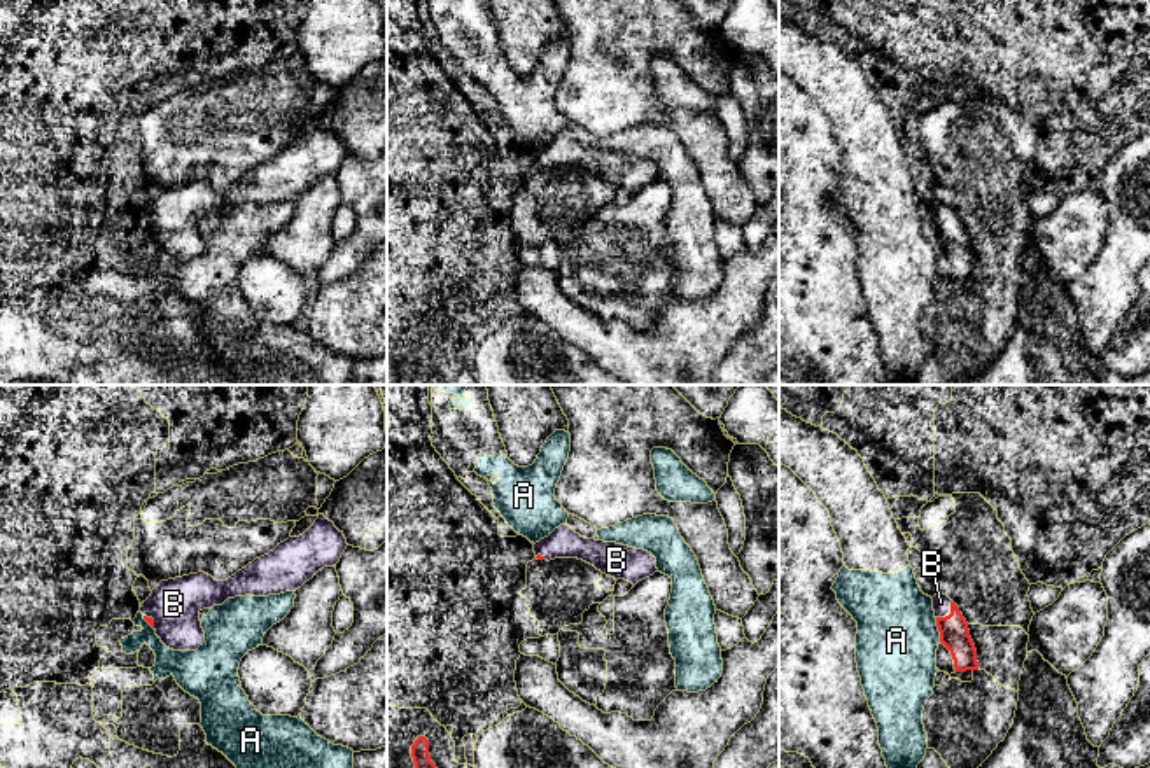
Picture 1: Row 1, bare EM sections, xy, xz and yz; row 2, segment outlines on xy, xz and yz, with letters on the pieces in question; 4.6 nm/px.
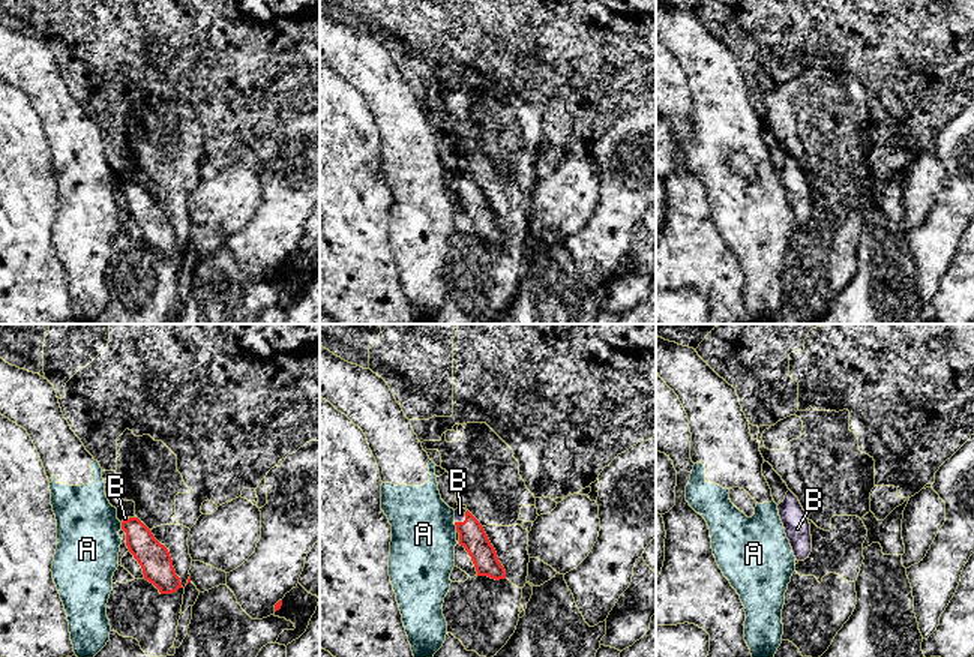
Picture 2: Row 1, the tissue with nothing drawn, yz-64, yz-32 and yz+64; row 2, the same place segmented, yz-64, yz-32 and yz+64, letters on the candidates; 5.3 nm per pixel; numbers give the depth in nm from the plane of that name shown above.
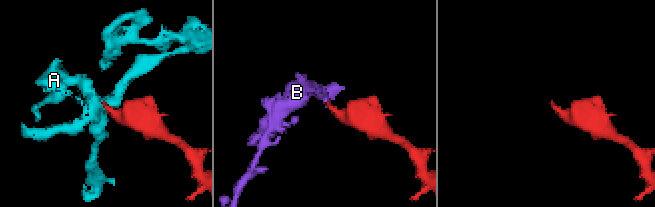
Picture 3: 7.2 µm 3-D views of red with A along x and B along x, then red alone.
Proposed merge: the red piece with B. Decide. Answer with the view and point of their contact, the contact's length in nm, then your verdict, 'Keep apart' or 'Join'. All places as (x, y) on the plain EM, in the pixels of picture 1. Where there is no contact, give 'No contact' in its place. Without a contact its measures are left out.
Touches red at yz (951, 221). Shared border 110 nm. Join

